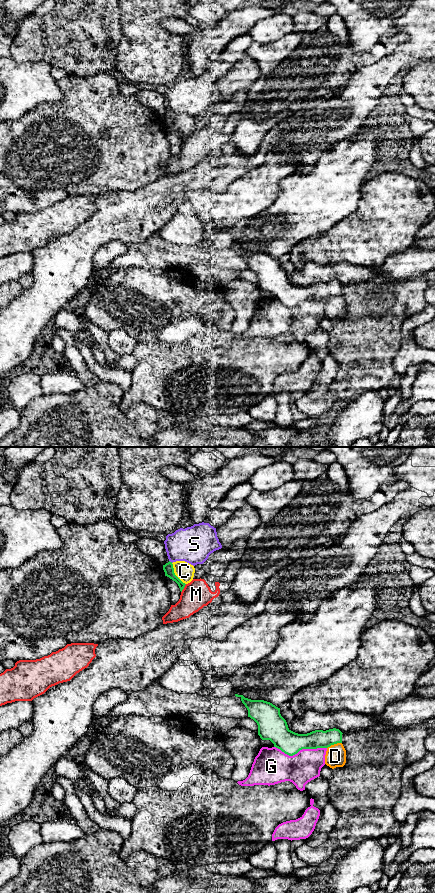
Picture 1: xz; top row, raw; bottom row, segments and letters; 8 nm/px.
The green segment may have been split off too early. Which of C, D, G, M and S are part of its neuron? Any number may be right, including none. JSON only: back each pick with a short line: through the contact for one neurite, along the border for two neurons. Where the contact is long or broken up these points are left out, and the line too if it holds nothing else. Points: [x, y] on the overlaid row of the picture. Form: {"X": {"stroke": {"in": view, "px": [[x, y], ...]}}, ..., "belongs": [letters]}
{"D": {"stroke": {"in": "xz", "px": [[316, 739], [330, 739], [334, 743], [335, 756]]}}, "belongs": ["D"]}

